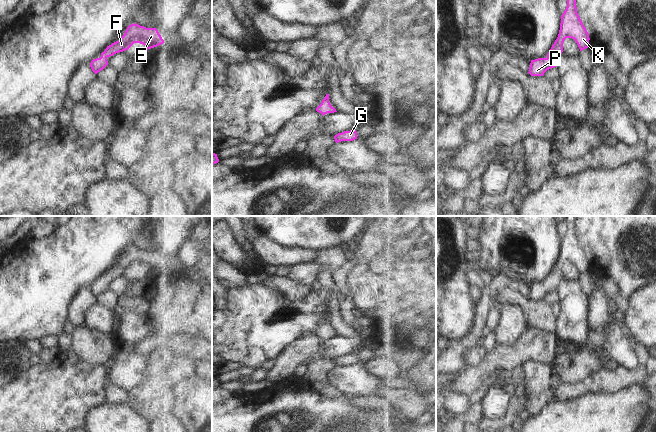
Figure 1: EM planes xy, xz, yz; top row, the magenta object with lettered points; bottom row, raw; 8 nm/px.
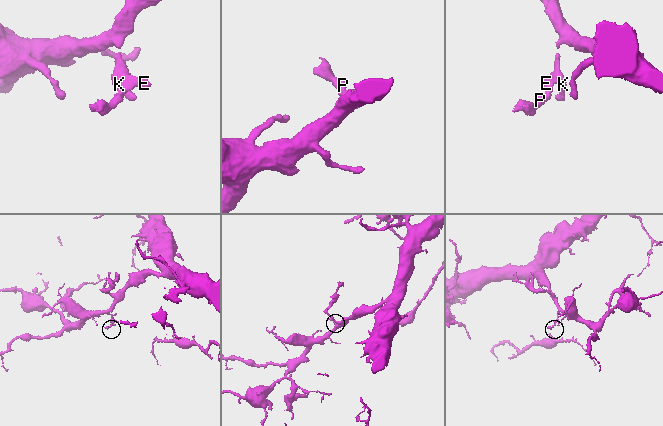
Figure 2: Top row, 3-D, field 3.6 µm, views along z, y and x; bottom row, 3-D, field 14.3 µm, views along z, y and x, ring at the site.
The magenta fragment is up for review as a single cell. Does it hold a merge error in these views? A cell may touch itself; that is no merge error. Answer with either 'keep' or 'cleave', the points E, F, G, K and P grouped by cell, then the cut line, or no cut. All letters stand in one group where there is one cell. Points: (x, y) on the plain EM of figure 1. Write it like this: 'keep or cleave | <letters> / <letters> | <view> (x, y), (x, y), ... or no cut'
keep | E F G K P | no cut

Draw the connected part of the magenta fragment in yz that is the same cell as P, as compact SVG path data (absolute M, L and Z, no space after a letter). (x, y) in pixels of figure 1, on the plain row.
M566 216L565 222L567 231L561 240L558 261L546 282L531 284L528 296L531 300L543 300L547 294L557 290L558 281L563 276L563 266L566 262L574 263L580 275L589 271L589 257L577 237L575 216Z

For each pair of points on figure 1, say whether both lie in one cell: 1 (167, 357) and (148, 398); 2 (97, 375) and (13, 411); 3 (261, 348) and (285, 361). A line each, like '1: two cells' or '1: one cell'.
1: one cell
2: one cell
3: two cells

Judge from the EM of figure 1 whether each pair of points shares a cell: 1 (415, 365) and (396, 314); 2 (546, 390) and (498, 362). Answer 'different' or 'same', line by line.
1: same
2: different

